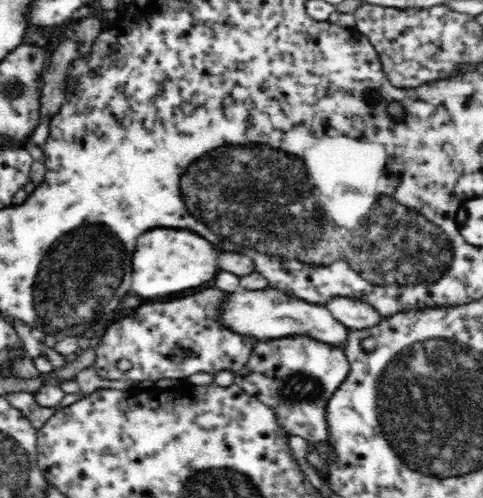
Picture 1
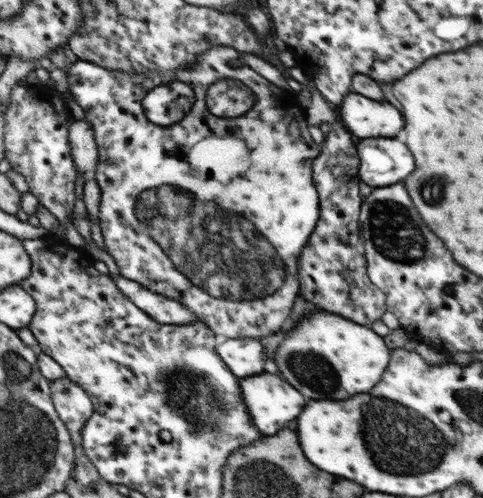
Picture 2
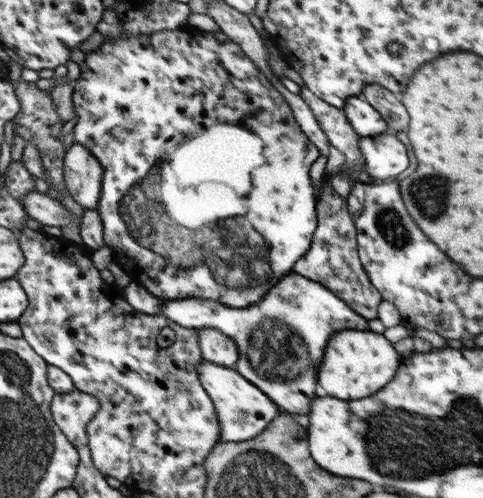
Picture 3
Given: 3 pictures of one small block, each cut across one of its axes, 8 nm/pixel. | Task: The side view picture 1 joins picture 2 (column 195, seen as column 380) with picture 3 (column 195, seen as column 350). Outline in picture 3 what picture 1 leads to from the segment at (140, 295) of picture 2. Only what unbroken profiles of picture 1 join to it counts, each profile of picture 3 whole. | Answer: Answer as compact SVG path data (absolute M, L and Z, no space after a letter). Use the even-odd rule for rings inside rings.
M297 274L281 278L273 286L273 290L269 290L269 294L261 298L261 302L247 310L227 308L211 300L187 298L163 302L161 316L187 330L217 330L225 338L231 338L237 344L235 372L239 372L247 382L263 390L269 400L279 408L279 412L285 414L307 414L309 402L315 396L315 368L323 354L323 346L327 344L327 338L331 334L339 330L369 332L369 324L365 318L347 308L345 302L335 298L321 284L309 282ZM287 328L291 334L287 332ZM301 342L305 344L305 350L301 350ZM309 358L313 362L313 370L307 370Z

